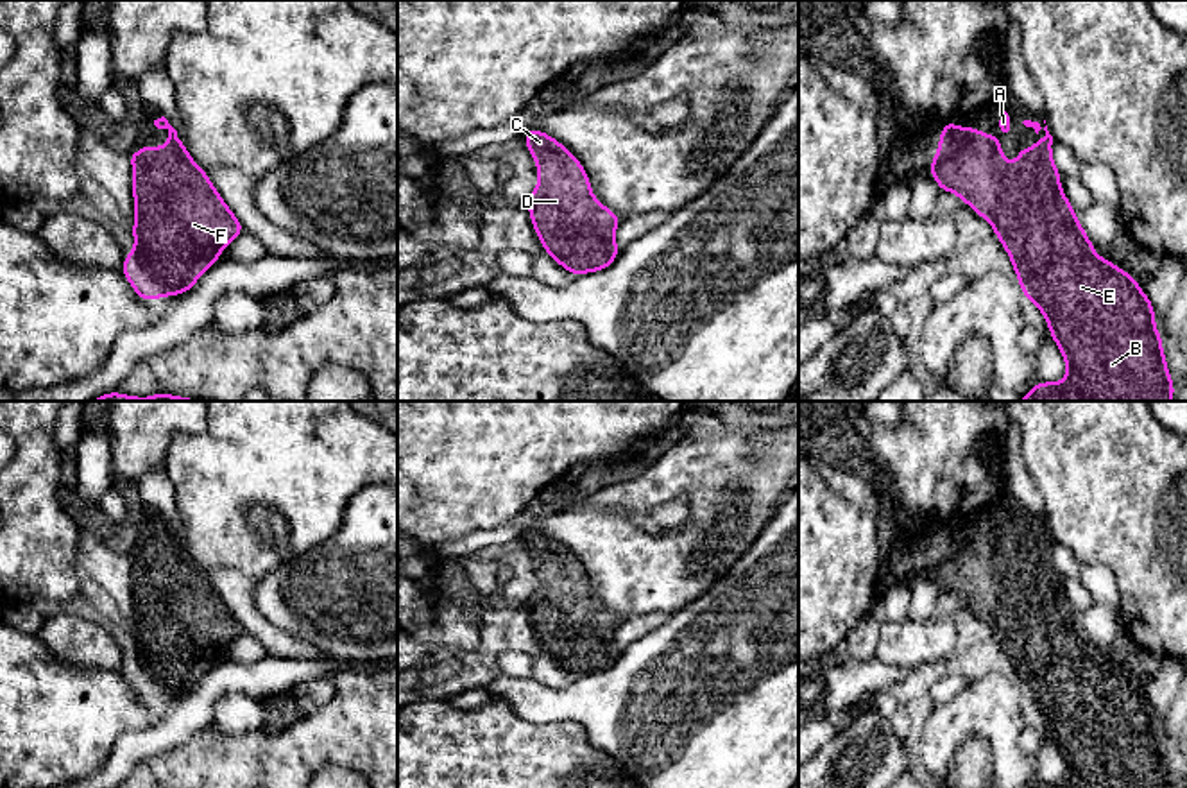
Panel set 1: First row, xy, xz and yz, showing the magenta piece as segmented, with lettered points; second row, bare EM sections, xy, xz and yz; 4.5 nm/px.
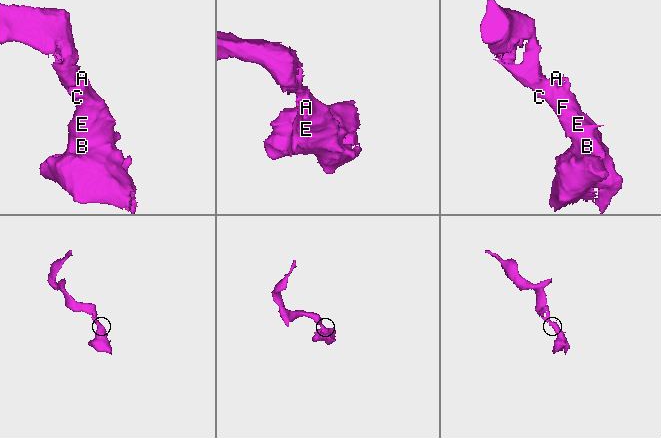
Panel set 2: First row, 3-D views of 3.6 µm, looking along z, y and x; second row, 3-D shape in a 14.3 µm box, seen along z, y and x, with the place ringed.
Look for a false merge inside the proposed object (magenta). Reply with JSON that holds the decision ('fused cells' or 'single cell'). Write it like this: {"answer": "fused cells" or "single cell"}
{"answer": "single cell"}

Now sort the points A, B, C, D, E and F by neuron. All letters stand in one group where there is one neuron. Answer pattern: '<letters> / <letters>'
A B C D E F

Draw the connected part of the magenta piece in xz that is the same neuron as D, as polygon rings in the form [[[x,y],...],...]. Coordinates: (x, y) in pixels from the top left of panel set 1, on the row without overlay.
[[[541,530],[521,535],[537,566],[537,589],[525,600],[535,636],[542,652],[575,677],[596,673],[612,666],[621,650],[616,647],[614,632],[623,623],[591,593],[591,582],[582,564],[555,539]]]

